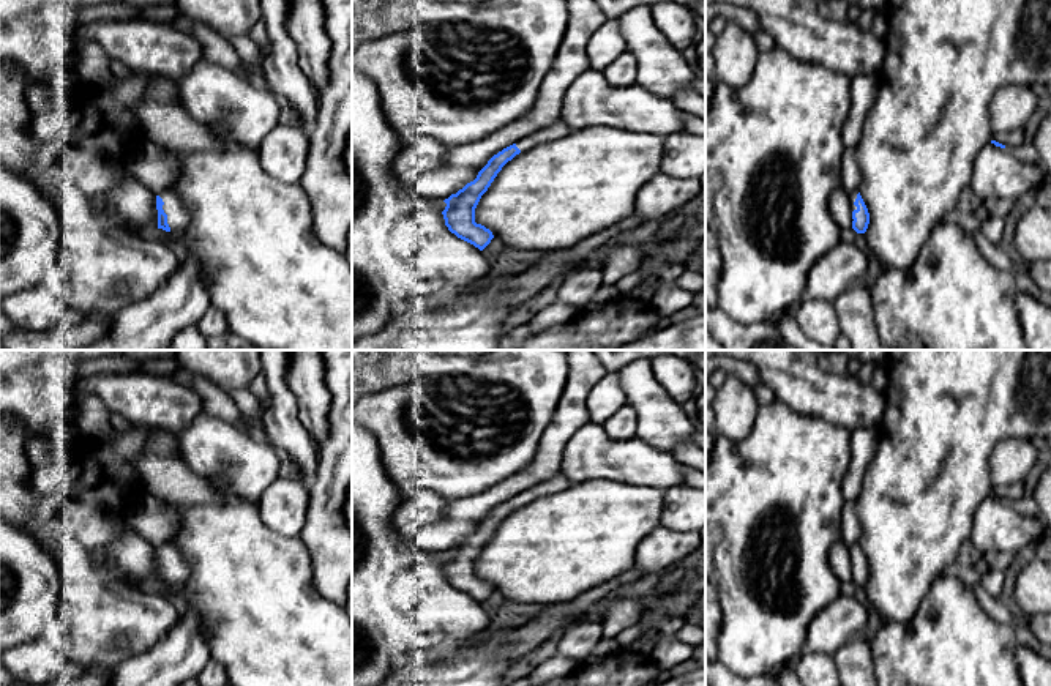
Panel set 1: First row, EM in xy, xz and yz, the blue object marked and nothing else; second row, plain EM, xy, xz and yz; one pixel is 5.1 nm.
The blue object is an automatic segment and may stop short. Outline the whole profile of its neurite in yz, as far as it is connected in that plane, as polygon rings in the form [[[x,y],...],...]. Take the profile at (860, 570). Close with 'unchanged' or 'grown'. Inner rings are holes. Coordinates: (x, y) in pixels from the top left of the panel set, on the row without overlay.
[[[849,546],[851,560],[852,560],[852,582],[857,587],[865,587],[870,577],[868,561],[860,549],[860,546]]] | grown

